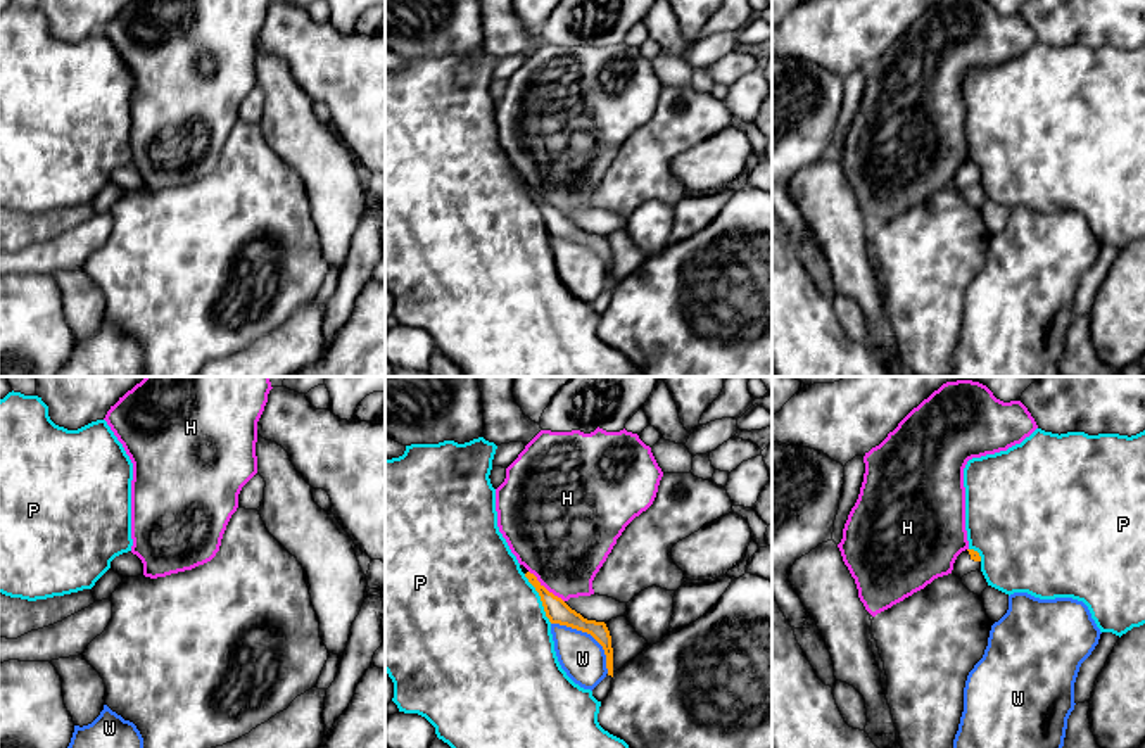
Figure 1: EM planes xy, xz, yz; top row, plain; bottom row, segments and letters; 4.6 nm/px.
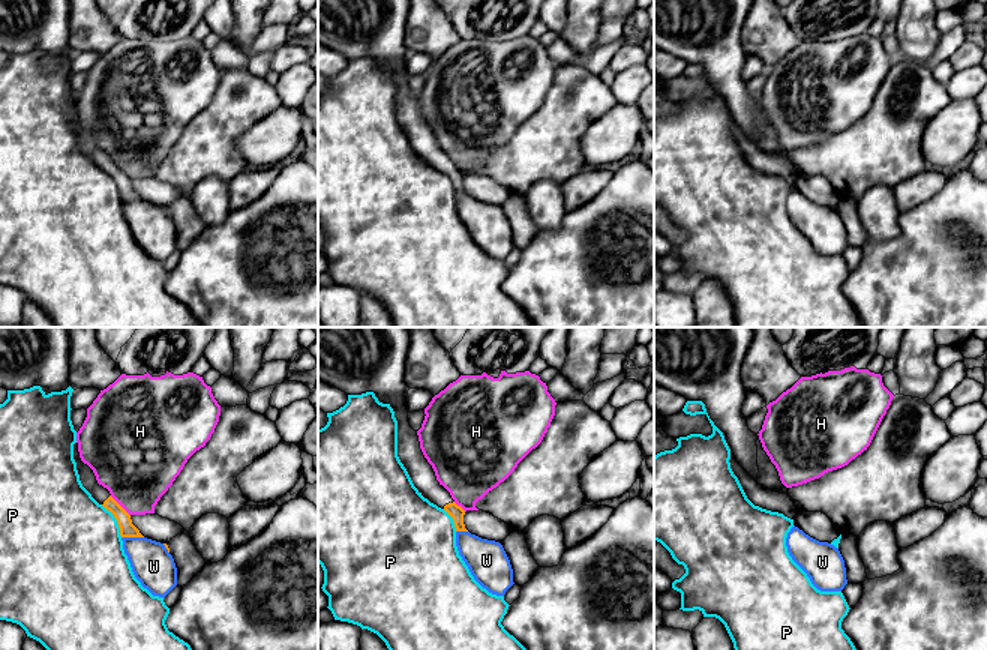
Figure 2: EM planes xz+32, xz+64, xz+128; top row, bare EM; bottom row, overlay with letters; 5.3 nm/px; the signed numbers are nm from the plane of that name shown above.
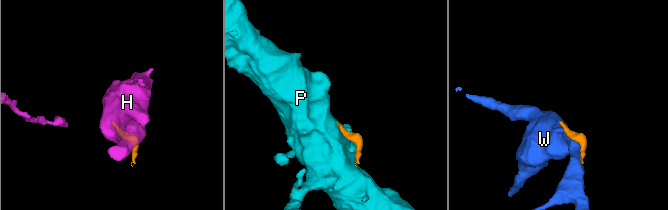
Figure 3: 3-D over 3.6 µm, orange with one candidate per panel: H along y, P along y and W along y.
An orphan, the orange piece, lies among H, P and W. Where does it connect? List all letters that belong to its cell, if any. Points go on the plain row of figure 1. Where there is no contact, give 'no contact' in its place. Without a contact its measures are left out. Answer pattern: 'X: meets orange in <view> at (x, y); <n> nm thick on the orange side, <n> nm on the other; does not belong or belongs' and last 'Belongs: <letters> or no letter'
H: meets orange in xz at (544, 201); 110 nm thick on the orange side, 440 nm on the other; does not belong
P: meets orange in xz at (541, 211); 110 nm thick on the orange side, 480 nm on the other; does not belong
W: meets orange in xz at (589, 246); 110 nm thick on the orange side, 200 nm on the other; does not belong
Belongs: no letter

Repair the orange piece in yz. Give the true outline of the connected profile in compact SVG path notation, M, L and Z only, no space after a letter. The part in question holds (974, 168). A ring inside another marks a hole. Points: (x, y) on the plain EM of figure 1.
M965 162L957 169L952 187L962 192L976 183L981 183L981 169L974 162Z

